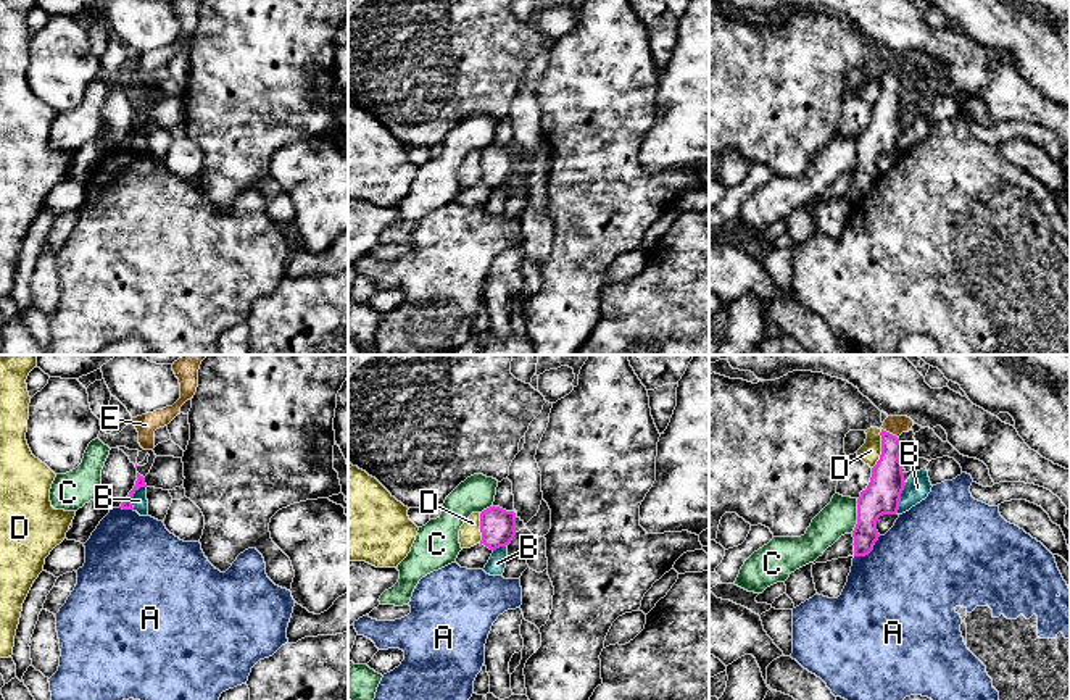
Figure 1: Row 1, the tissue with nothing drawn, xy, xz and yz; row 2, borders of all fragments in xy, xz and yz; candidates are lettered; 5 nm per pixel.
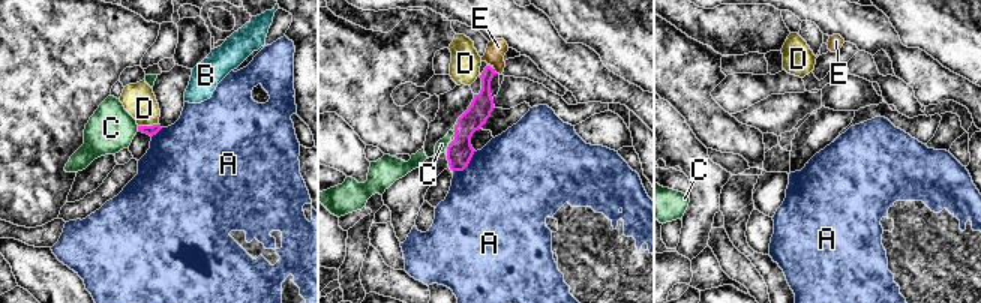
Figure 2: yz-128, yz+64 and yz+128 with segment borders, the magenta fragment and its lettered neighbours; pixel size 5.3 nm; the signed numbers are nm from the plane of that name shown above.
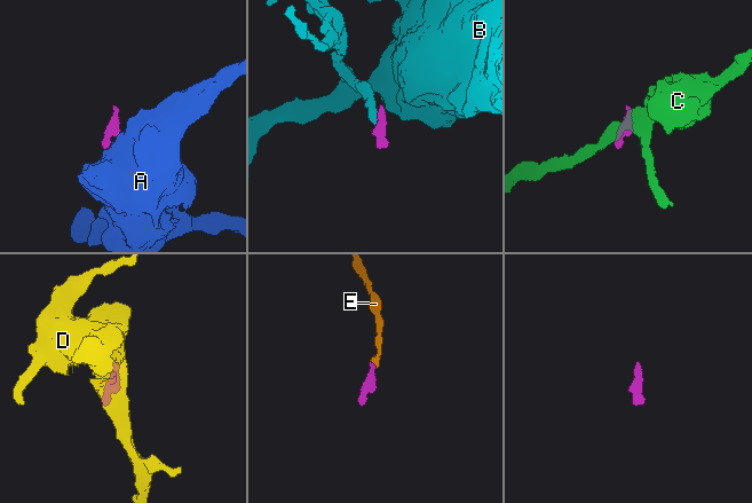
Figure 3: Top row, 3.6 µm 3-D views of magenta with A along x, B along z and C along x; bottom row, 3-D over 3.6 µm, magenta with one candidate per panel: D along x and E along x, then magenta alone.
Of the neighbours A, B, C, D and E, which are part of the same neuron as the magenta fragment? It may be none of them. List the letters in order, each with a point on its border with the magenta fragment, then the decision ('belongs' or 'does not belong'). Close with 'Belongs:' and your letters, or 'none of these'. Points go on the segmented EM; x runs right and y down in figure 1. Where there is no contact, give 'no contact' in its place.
A: meets magenta in yz at (869, 552); does not belong
B: meets magenta in yz at (899, 497); does not belong
C: meets magenta in yz at (858, 516); does not belong
D: meets magenta in yz at (882, 449); does not belong
E: meets magenta in yz at (888, 433); belongs
Belongs: E

